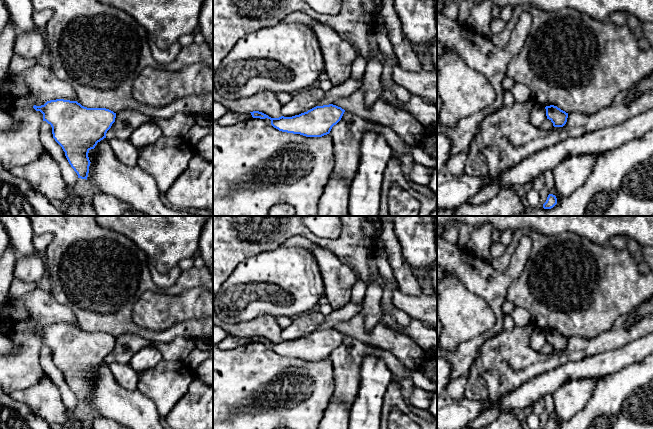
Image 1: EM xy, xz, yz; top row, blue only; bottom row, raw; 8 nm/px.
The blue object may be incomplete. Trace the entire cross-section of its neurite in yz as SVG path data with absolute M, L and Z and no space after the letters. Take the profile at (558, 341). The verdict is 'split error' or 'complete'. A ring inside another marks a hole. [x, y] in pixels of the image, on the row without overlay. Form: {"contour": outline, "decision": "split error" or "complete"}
{"contour": "M554 329L546 330L545 333L547 343L553 347L554 351L563 351L566 348L568 337Z", "decision": "complete"}

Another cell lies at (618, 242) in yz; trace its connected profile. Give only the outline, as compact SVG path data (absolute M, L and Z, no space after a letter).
M613 236L609 244L617 250L623 250L627 248L629 239L625 236Z

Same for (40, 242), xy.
M51 234L34 235L32 243L36 254L43 255L51 240L52 240Z

